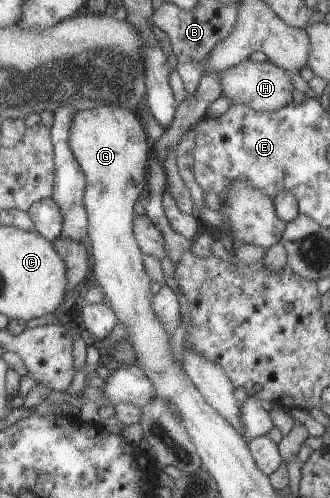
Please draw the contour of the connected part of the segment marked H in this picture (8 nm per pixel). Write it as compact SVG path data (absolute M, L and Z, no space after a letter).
M245 59L239 61L239 64L229 67L225 72L221 72L221 95L227 97L229 102L233 104L245 105L259 112L279 110L287 103L292 102L291 92L294 88L291 83L291 75L292 73L275 66L269 60L256 63Z

